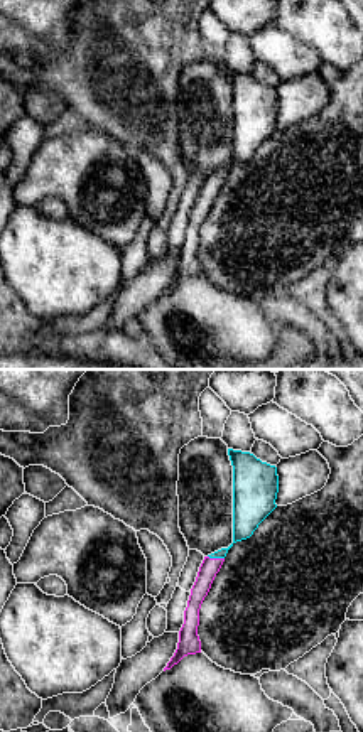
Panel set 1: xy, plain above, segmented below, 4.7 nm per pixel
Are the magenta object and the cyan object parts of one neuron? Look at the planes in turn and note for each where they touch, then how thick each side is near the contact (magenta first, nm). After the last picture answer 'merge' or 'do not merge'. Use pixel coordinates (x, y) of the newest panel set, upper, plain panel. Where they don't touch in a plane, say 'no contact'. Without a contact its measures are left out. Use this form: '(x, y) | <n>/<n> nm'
(216, 181) | 90/140 nm

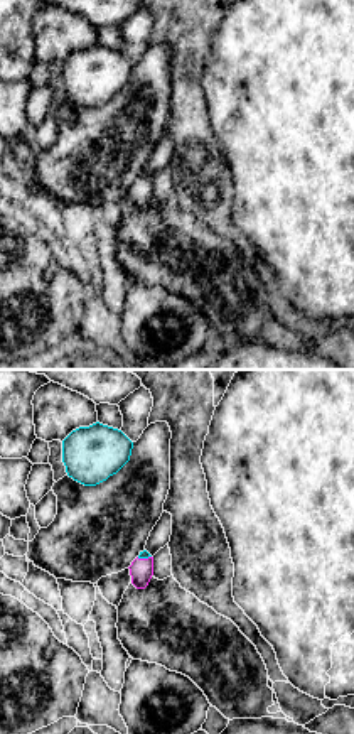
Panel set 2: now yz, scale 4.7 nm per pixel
(144, 181) | 110/40 nm

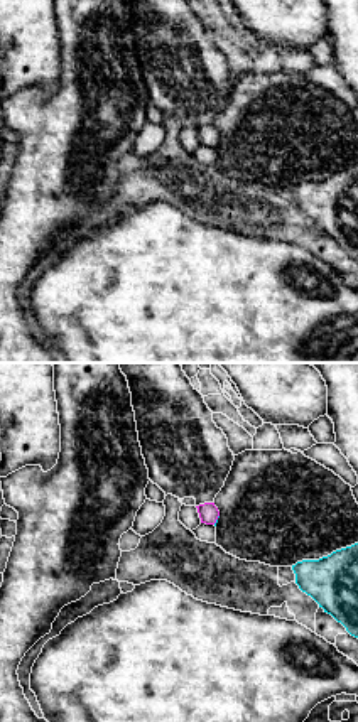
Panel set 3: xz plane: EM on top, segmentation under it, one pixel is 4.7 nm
(216, 140) | 90/20 nm

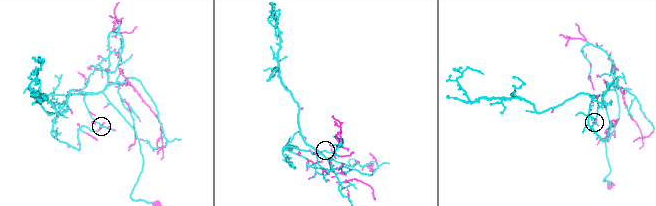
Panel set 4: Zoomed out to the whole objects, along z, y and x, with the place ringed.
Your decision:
merge

